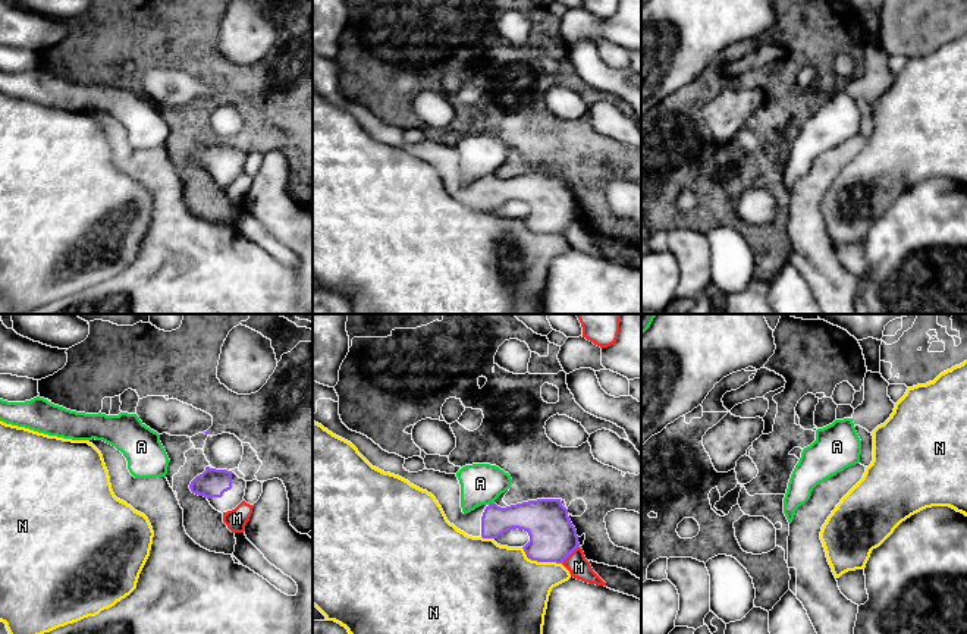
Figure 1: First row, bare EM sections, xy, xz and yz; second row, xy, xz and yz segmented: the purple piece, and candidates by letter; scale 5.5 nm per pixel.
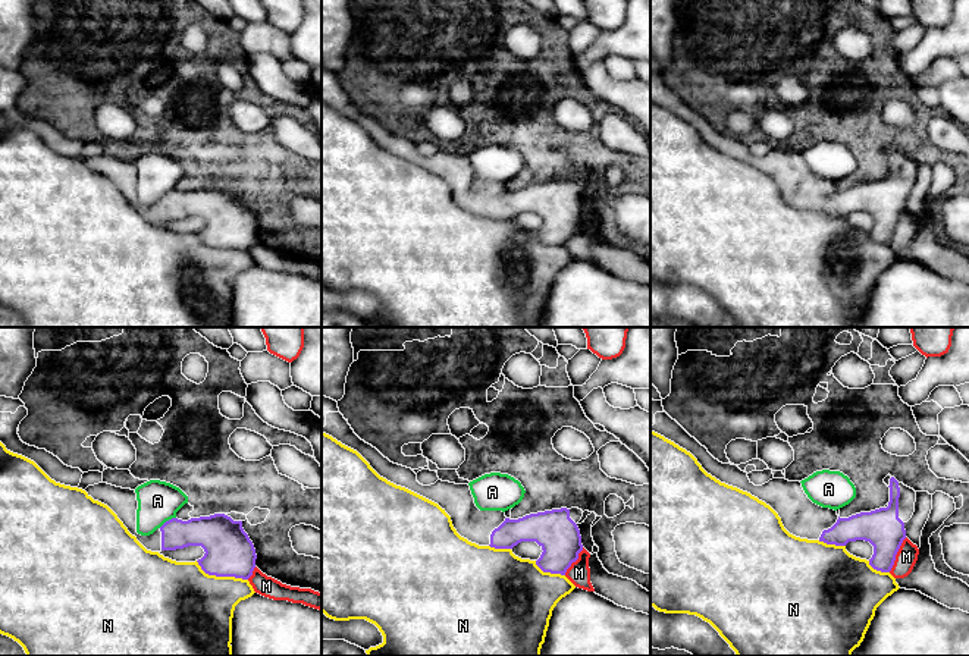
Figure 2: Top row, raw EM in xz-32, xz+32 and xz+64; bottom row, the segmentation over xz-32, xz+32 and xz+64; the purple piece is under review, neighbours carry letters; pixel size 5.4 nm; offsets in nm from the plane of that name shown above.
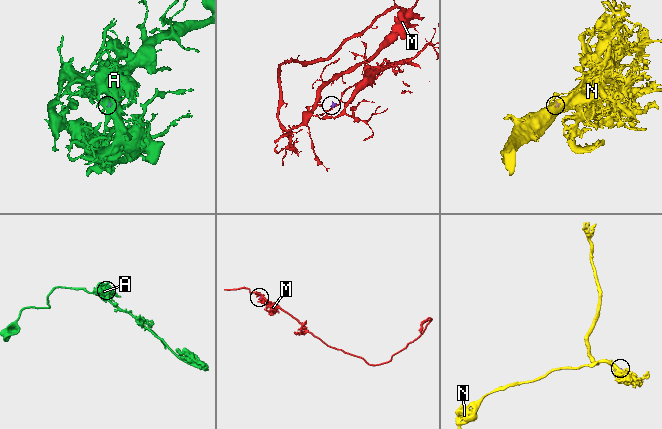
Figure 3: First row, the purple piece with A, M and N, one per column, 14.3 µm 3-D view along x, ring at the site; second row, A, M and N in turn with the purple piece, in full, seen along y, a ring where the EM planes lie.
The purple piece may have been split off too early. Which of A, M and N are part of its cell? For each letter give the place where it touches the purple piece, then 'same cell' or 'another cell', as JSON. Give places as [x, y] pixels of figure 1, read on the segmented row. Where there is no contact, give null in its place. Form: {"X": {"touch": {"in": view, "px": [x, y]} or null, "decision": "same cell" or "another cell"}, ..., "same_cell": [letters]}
{"A": {"touch": {"in": "xz", "px": [490, 504]}, "decision": "another cell"}, "M": {"touch": {"in": "xz", "px": [570, 554]}, "decision": "another cell"}, "N": {"touch": {"in": "xz", "px": [540, 561]}, "decision": "another cell"}, "same_cell": []}

